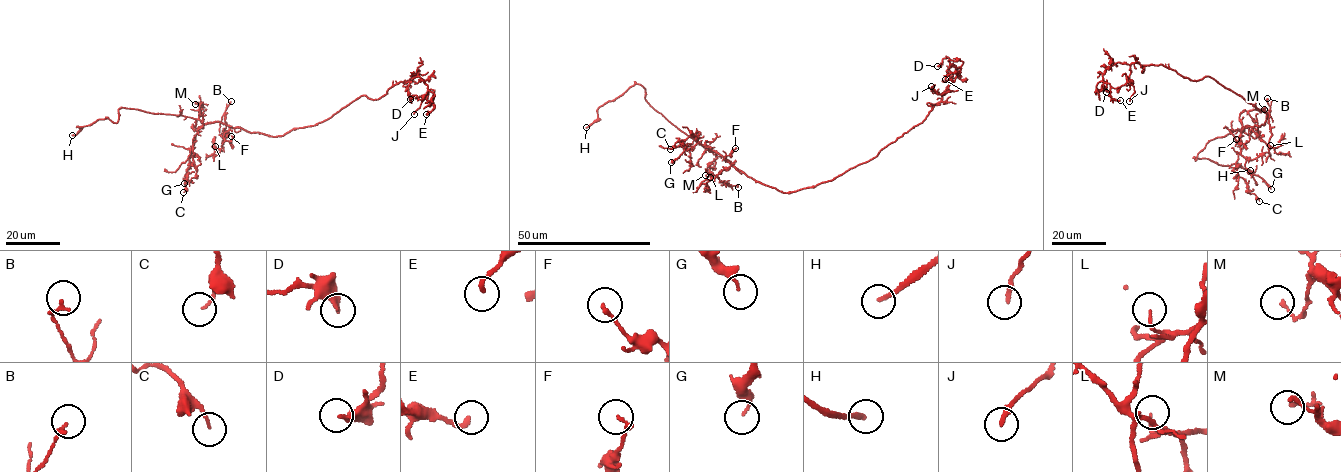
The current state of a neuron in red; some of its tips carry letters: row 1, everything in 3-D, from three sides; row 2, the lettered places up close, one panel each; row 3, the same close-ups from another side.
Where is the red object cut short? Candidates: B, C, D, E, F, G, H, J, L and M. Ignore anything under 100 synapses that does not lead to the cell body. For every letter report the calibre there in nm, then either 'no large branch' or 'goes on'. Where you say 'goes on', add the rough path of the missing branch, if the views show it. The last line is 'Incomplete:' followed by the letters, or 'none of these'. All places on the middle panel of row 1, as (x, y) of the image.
B: 180 nm thick; no large branch
C: 110 nm thick; no large branch
D: 320 nm thick; no large branch
E: 200 nm thick; no large branch
F: 170 nm thick; no large branch
G: 240 nm thick; no large branch
H: 190 nm thick; goes on
J: 240 nm thick; no large branch
L: 110 nm thick; no large branch
M: 140 nm thick; no large branch
Incomplete: H

